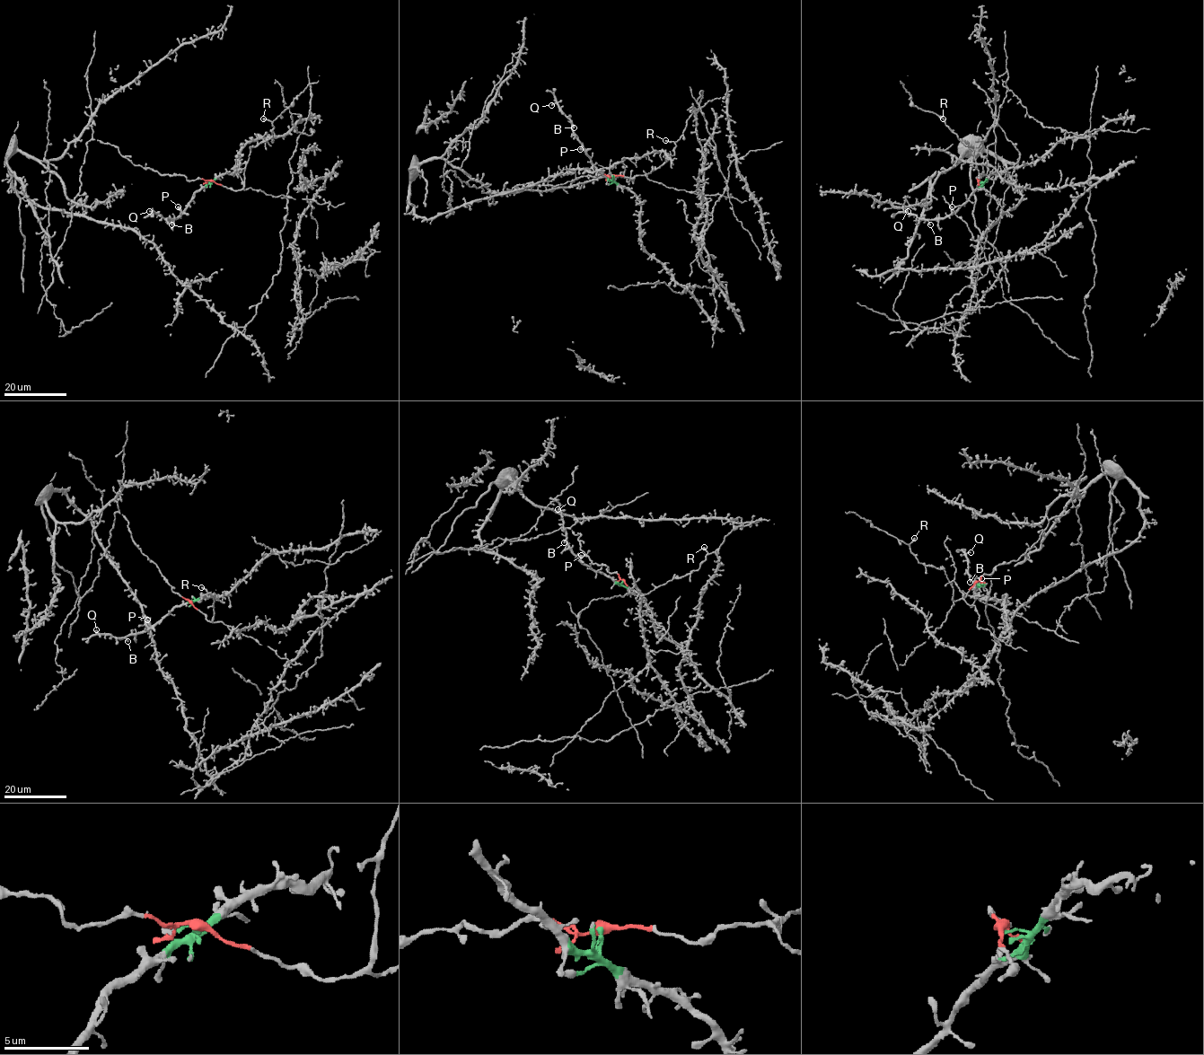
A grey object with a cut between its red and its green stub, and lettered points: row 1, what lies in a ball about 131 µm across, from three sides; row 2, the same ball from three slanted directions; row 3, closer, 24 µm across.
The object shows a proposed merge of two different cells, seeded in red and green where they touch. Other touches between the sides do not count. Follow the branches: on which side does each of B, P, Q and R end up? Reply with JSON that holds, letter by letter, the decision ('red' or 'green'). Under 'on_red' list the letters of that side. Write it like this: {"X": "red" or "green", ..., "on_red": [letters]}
{"B": "green", "P": "green", "Q": "green", "R": "red", "on_red": ["R"]}

